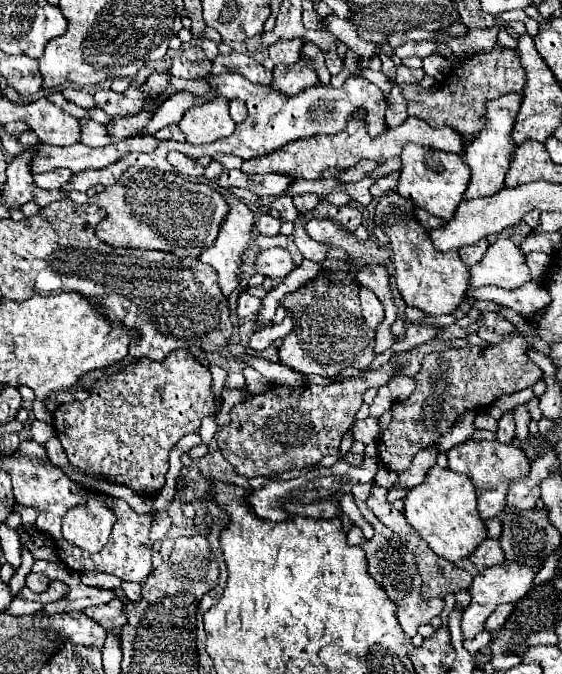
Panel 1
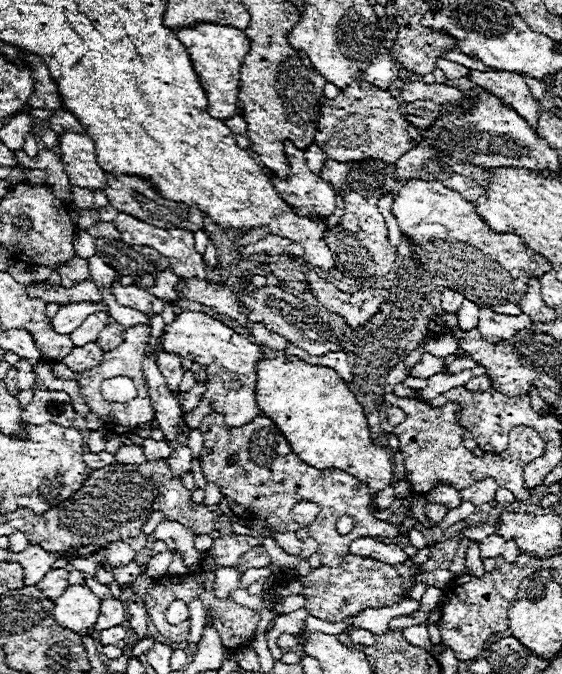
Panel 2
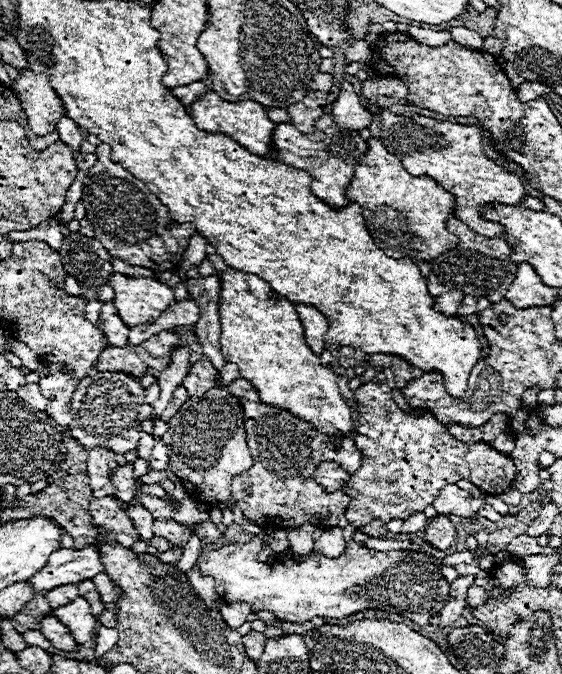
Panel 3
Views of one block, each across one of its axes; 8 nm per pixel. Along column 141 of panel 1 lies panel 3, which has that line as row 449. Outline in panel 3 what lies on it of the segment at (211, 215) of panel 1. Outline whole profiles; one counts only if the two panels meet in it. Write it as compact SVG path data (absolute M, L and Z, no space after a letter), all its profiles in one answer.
M212 388L204 396L188 398L184 406L168 420L170 428L160 440L166 444L170 462L166 470L174 472L184 484L192 500L202 504L214 504L220 510L232 498L230 480L234 474L242 474L252 466L252 456L246 446L244 414L238 398L226 388Z

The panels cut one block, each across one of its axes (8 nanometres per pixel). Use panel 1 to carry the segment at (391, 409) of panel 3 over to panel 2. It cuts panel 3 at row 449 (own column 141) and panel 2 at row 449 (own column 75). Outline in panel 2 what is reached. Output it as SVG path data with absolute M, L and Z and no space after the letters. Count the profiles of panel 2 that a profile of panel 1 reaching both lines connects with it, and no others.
M386 394L384 402L388 406L398 406L406 414L406 420L402 424L398 424L398 426L390 426L386 416L380 414L380 426L382 426L384 432L390 432L390 434L398 436L398 440L400 440L400 450L404 454L404 464L406 464L406 476L408 476L408 480L412 484L414 494L424 496L430 488L436 486L436 482L444 482L444 484L448 484L448 486L452 486L456 490L464 490L466 486L470 486L470 484L474 484L476 480L482 480L482 478L494 478L498 482L498 486L510 490L518 502L528 502L528 498L534 494L534 490L524 488L522 468L524 468L524 464L528 464L534 458L542 456L544 450L546 450L546 442L540 438L540 434L536 430L530 430L526 426L518 426L518 428L512 430L512 440L510 440L506 452L502 452L502 454L484 454L484 456L476 458L476 456L472 456L470 450L466 450L462 446L462 436L460 434L464 434L466 430L462 430L456 424L456 404L446 404L442 408L430 408L426 402L422 402L418 398L398 398L394 394Z

